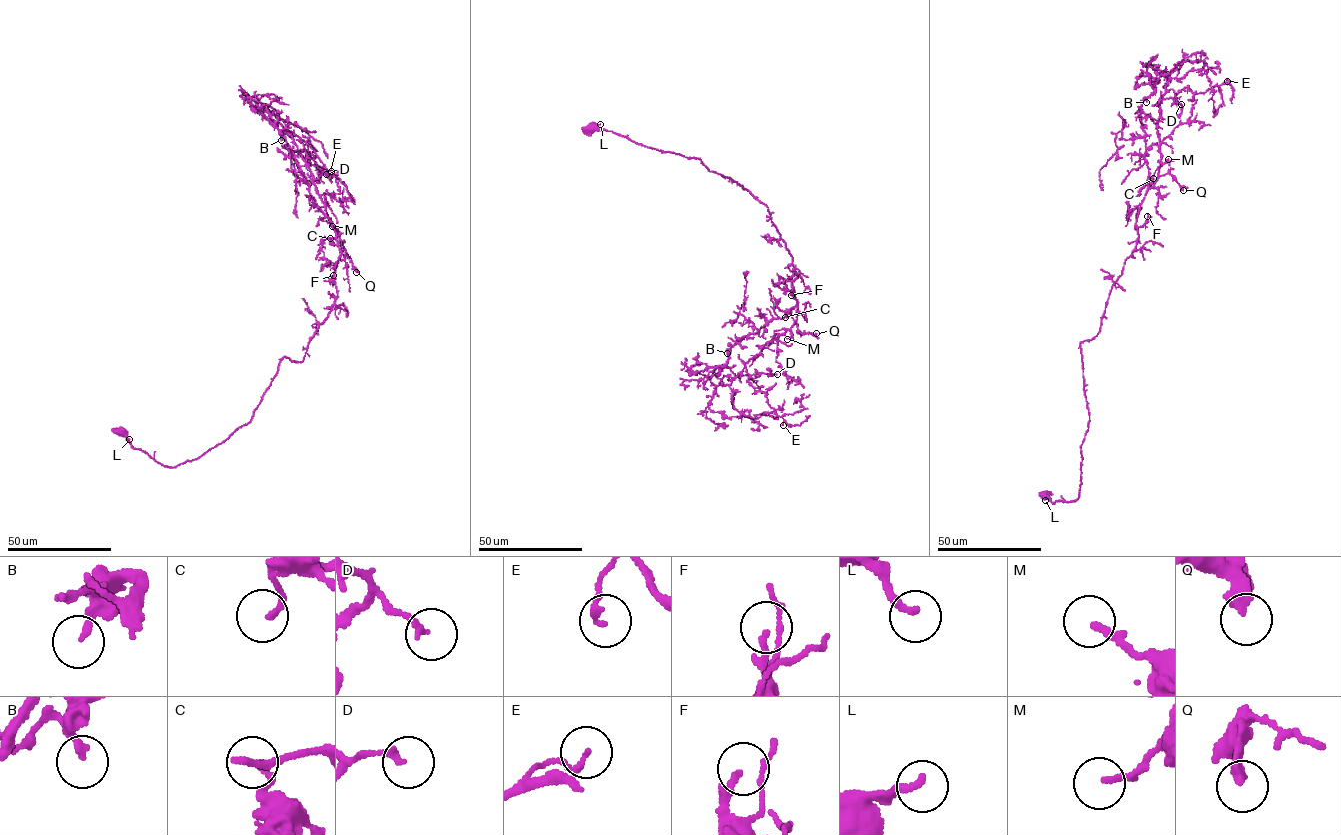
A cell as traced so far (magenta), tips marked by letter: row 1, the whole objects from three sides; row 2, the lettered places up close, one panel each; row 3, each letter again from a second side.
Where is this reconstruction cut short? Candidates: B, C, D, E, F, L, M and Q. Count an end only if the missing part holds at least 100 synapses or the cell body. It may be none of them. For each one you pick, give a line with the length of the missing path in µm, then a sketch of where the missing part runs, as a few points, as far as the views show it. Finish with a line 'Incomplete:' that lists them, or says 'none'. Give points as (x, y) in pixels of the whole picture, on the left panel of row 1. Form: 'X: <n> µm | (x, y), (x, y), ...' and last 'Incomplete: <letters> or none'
Incomplete: none

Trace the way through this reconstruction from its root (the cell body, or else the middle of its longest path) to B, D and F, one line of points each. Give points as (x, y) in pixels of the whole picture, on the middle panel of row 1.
B: (590, 127), (698, 158), (767, 208), (793, 258), (797, 304), (791, 314), (743, 337), (727, 353)
D: (590, 127), (698, 158), (765, 204), (793, 258), (797, 319), (745, 365), (750, 375), (777, 374)
F: (590, 127), (698, 158), (709, 171), (736, 181), (764, 203), (793, 258), (797, 275), (791, 282), (791, 295)

